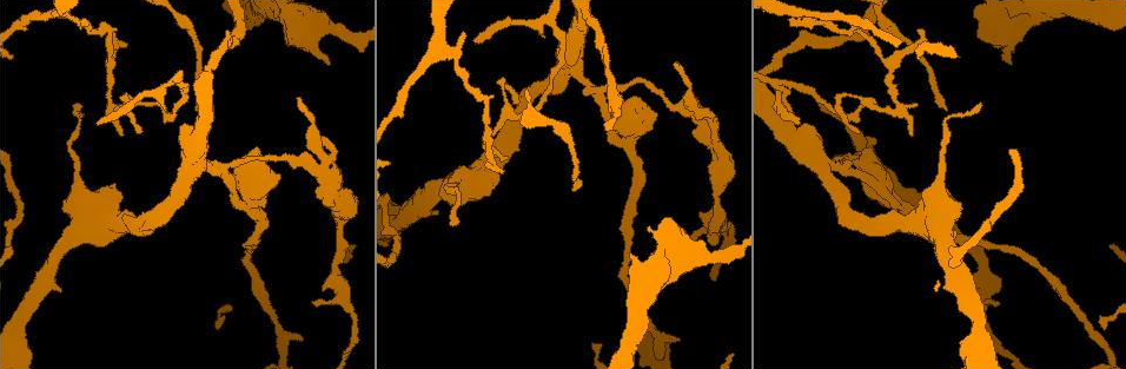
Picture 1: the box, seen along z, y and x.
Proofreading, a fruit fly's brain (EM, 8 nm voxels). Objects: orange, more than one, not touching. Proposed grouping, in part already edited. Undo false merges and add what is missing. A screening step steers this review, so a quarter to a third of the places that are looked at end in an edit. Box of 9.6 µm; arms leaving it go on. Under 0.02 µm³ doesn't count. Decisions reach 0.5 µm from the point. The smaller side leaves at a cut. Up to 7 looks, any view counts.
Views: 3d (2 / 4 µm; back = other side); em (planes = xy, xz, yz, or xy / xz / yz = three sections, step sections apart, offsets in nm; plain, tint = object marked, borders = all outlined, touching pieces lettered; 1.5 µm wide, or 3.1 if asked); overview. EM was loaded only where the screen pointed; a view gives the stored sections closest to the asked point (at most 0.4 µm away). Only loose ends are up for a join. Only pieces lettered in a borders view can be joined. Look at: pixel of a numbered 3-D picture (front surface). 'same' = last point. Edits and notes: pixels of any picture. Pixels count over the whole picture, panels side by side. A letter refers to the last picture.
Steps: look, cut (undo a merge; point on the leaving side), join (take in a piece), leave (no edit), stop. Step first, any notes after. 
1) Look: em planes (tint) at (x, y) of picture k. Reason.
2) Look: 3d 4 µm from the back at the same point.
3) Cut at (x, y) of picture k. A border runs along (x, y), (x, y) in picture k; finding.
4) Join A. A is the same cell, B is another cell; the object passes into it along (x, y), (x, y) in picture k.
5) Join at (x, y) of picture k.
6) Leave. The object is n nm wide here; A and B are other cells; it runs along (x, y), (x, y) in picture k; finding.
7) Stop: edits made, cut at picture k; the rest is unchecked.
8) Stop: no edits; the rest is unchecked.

Look: em planes (borders) at (196, 109) of picture 1.

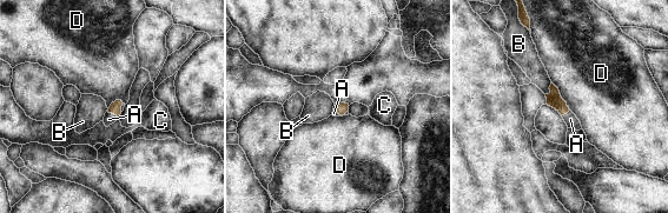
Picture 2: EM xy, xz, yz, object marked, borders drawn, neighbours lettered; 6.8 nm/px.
Join A. The object is 80 nm wide here; A is the same cell, B, C and D are other cells; the object passes into it along (116, 107), (113, 113), (108, 119) in picture 2; the cell continues.

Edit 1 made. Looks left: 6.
Look: 3d 4 µm from the back at (232, 202) of picture 1. Free end.

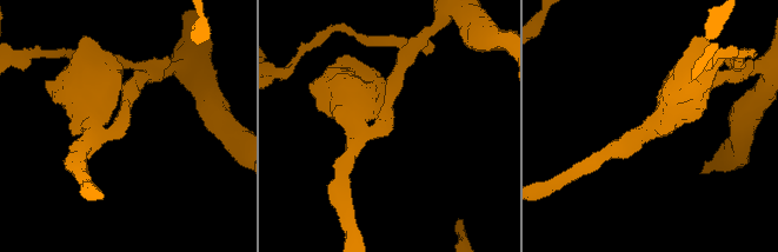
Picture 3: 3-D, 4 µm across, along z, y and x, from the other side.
Look: em planes (borders) at (385, 134) of picture 3. The arms are 260, 550 nm wide.

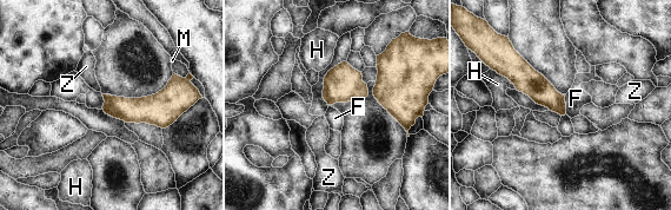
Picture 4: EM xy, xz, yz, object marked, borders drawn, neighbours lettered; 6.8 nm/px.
Leave. The longest contact is with H, 220 nm; F, H, M and Z are other cells; none of them fits.

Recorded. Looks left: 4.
Look: em planes (borders) at (846, 168) of picture 1. Arms part here.

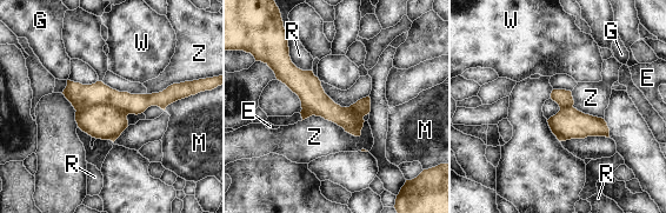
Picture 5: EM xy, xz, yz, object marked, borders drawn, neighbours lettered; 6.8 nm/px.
Cut at (81, 97) of picture 5. E, G, M, R, W and Z are other cells; two cells meet here.

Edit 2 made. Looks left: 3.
Stop: edits made, join at picture 2, cut at picture 5; the rest is unchecked.

